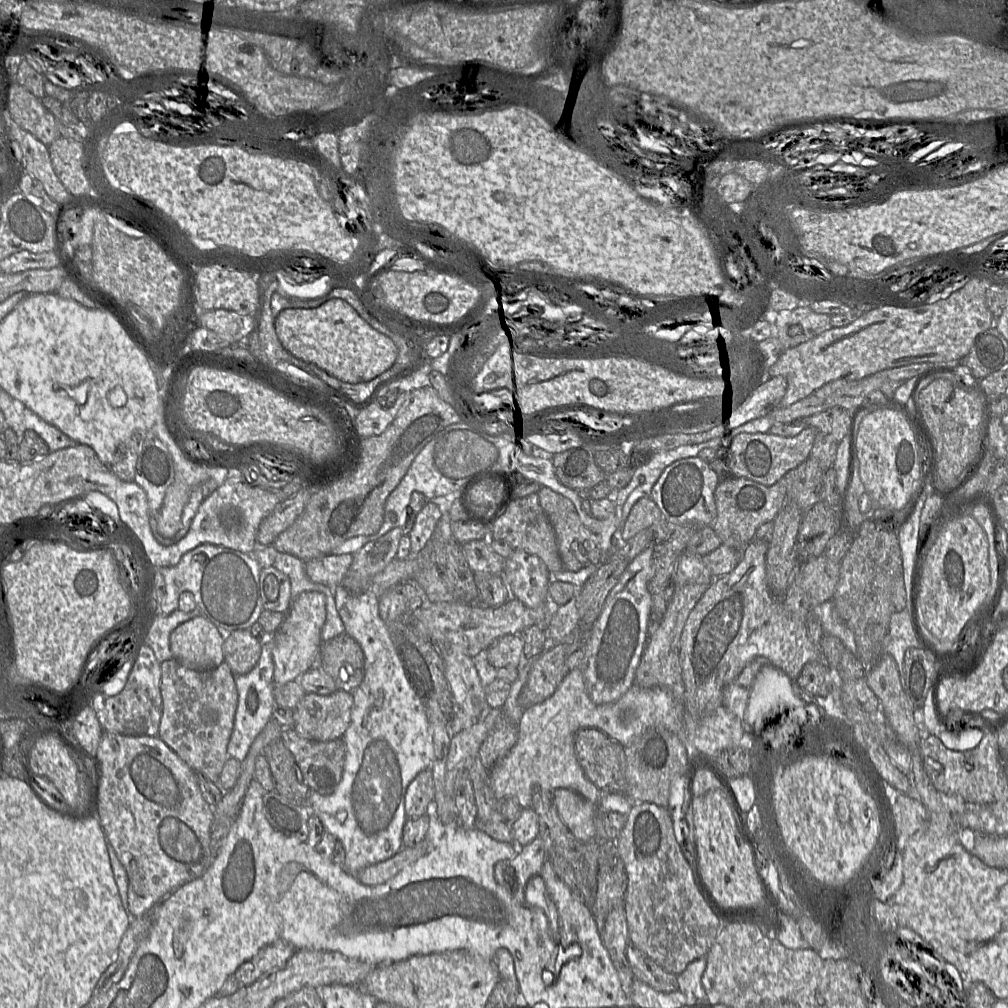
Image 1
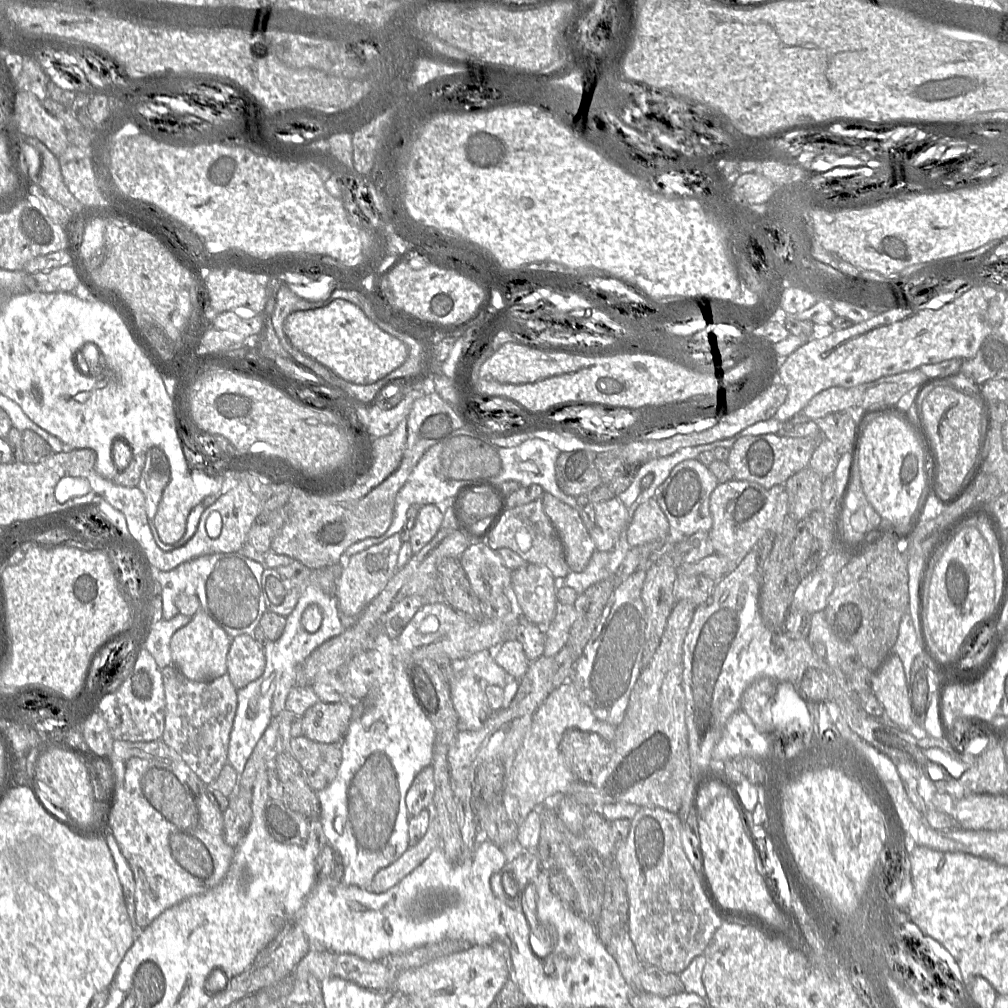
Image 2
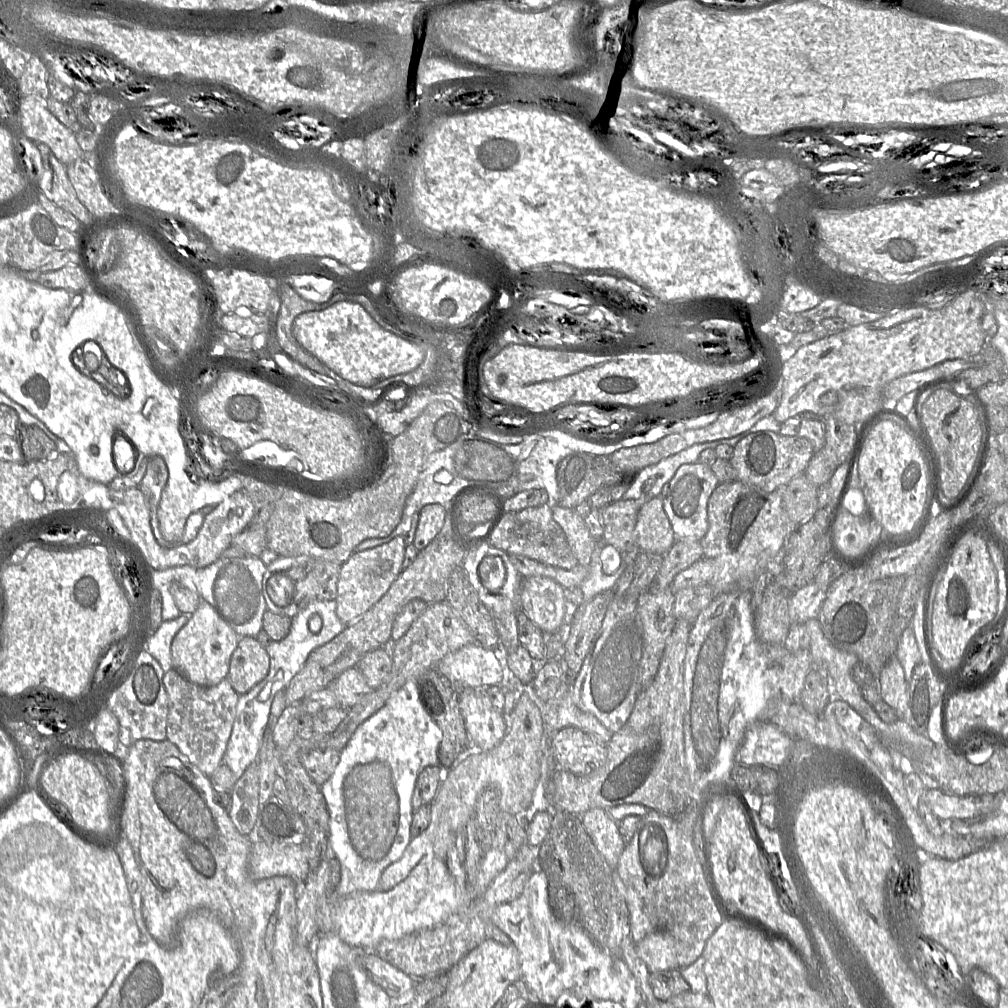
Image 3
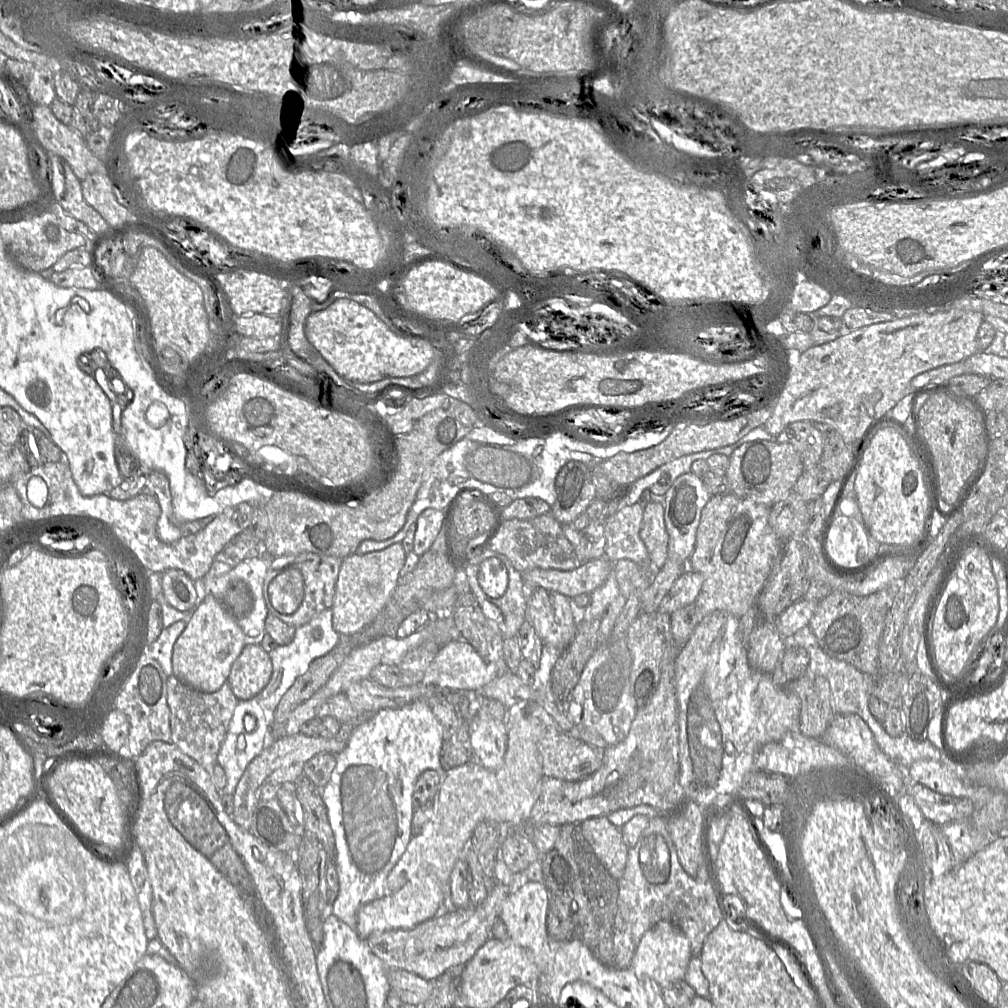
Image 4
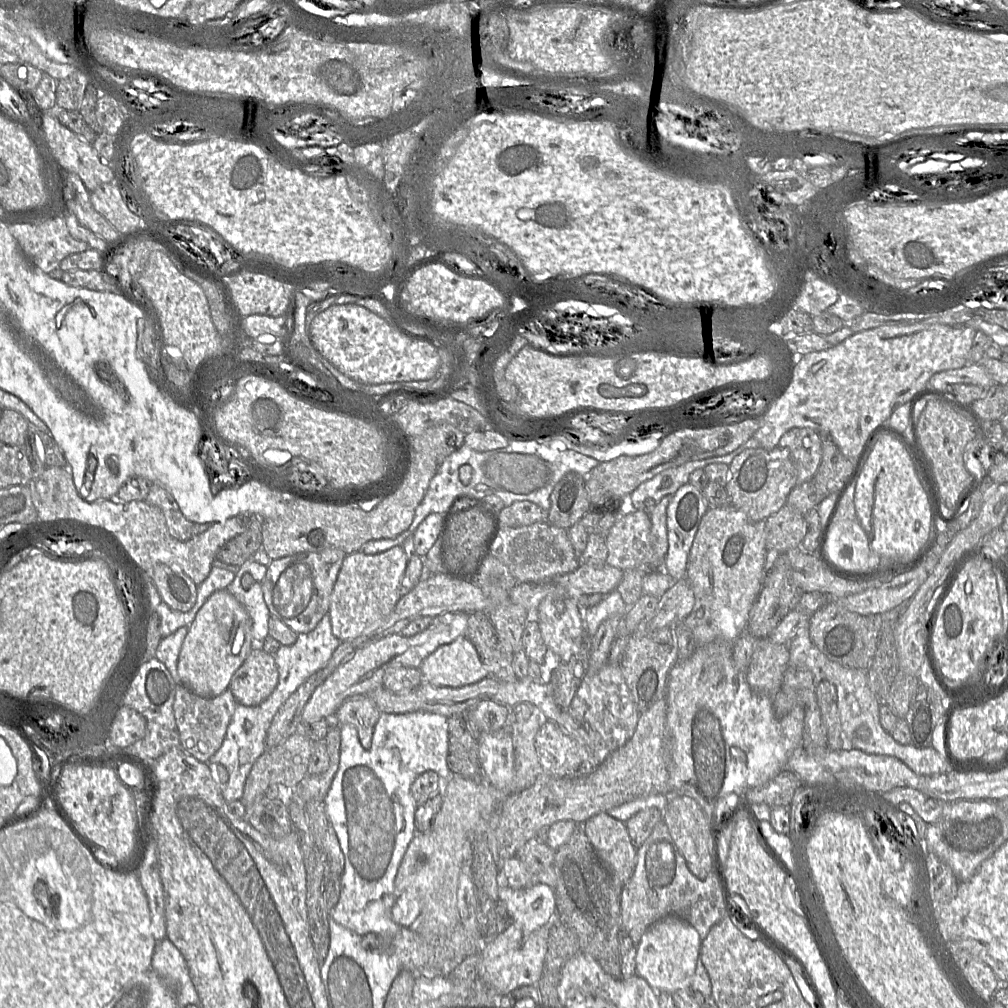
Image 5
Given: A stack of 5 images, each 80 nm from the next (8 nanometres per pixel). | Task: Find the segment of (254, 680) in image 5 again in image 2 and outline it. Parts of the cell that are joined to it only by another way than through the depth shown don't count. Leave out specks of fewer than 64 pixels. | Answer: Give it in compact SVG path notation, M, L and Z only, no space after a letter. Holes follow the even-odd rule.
M250 634L237 635L227 653L227 673L238 690L259 678L265 669L264 648Z

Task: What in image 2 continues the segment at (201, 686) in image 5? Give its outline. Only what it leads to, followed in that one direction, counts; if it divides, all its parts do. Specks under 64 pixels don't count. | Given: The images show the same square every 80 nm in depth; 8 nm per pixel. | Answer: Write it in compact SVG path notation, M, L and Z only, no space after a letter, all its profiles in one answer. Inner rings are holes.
M198 610L190 622L174 632L170 639L173 664L188 679L207 681L227 673L227 653L232 638L203 610Z

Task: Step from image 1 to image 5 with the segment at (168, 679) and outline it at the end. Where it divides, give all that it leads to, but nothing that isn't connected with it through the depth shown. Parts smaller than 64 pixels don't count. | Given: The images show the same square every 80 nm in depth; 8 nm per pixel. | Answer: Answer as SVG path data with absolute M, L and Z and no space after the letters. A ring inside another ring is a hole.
M178 683L173 712L183 751L200 762L207 763L221 747L237 703L229 688L218 696L202 697Z

